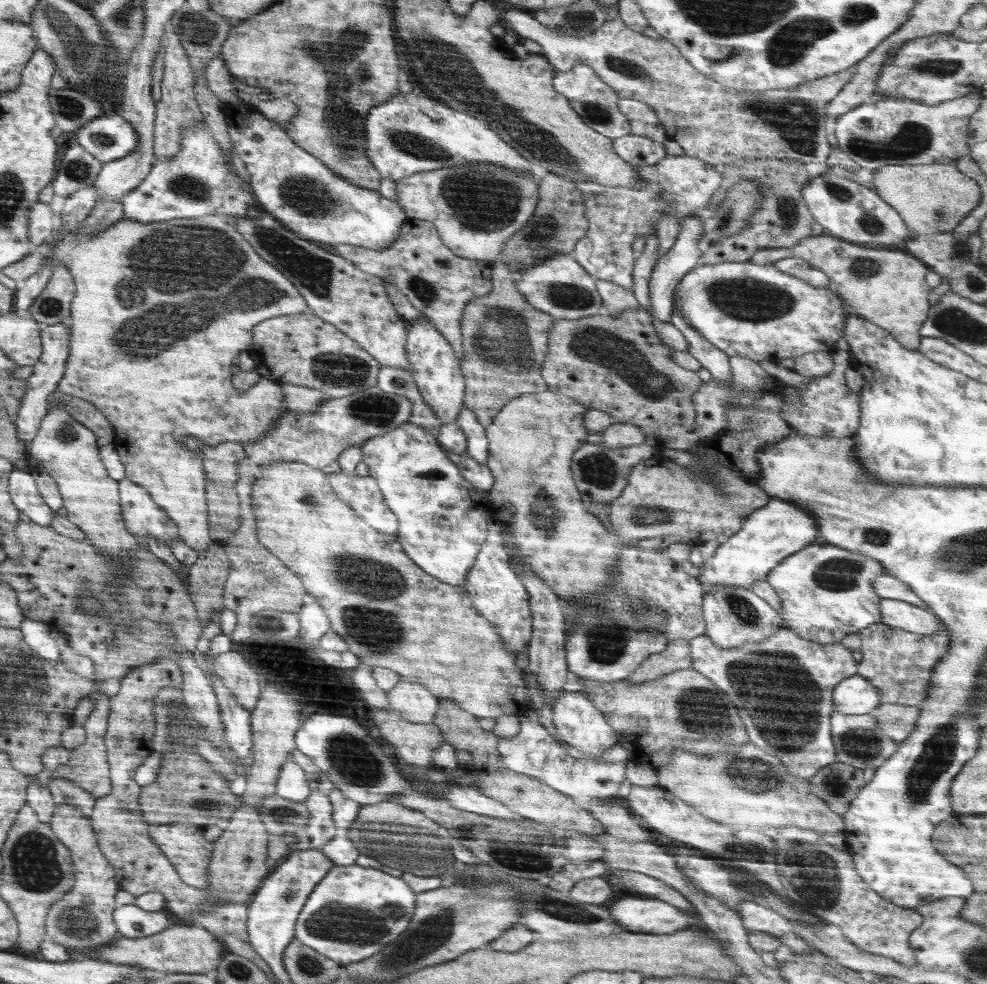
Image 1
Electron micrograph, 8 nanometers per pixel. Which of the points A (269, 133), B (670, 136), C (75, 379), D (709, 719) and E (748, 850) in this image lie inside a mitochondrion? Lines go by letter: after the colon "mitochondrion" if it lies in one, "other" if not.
A: other
B: other
C: other
D: mitochondrion
E: mitochondrion

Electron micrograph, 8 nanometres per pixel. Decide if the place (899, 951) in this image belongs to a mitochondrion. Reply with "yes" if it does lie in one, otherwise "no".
no

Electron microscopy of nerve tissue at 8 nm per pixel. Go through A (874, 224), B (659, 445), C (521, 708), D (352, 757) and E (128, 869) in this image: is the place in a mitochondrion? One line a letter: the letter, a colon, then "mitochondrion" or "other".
A: mitochondrion
B: other
C: other
D: mitochondrion
E: other

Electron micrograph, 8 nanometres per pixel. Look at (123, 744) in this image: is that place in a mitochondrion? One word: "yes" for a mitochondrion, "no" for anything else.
no

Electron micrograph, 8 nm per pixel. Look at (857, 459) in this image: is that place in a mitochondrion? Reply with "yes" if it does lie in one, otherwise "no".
no

